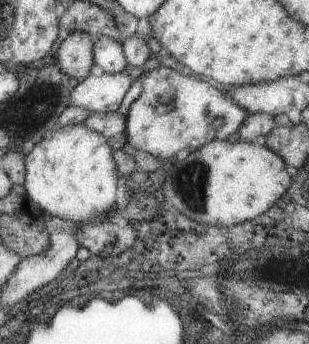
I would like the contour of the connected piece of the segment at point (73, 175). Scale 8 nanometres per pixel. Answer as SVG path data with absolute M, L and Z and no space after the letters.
M82 123L56 128L49 137L38 141L25 156L25 181L22 185L29 199L52 217L73 220L80 224L101 223L108 220L107 214L116 208L116 184L120 174L113 151L102 134L90 130Z

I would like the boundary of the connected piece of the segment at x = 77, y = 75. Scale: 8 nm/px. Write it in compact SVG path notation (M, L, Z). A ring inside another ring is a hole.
M72 32L60 44L56 62L58 68L76 80L84 80L94 64L93 44L95 40L86 32Z

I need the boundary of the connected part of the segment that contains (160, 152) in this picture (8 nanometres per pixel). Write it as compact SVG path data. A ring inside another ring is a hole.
M161 66L146 70L142 73L140 80L143 90L139 98L131 104L128 115L125 116L126 140L132 148L144 150L144 152L161 160L175 157L180 150L189 150L190 152L198 150L203 144L216 139L226 141L228 136L237 132L242 121L250 115L246 108L232 102L226 96L226 90L220 90L220 86L216 88L208 82L199 80L192 75L185 75L169 67ZM216 118L222 118L222 125L218 128L214 126Z

